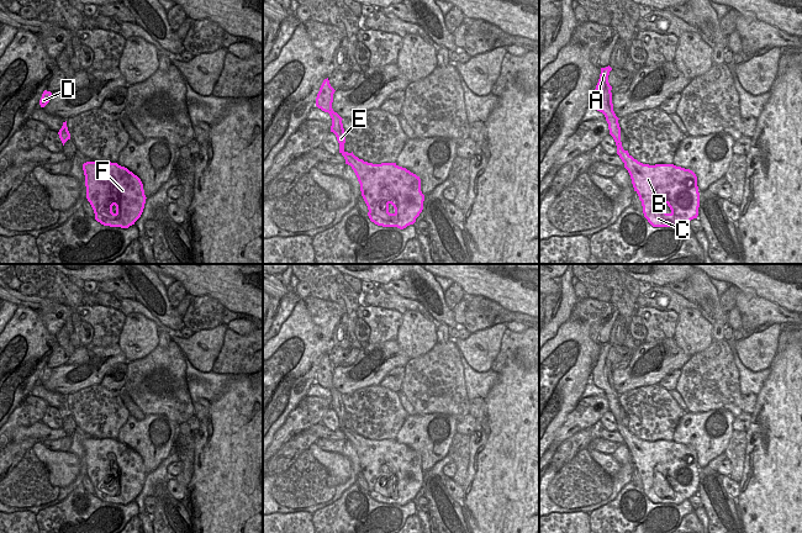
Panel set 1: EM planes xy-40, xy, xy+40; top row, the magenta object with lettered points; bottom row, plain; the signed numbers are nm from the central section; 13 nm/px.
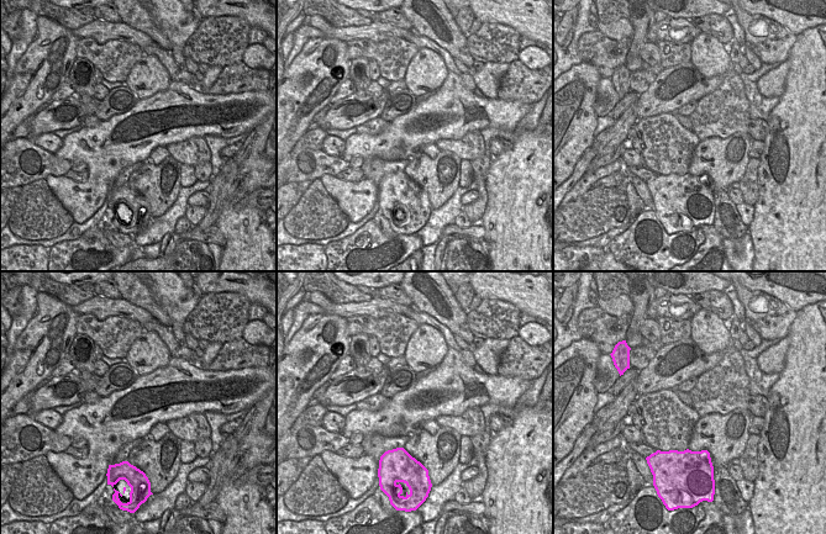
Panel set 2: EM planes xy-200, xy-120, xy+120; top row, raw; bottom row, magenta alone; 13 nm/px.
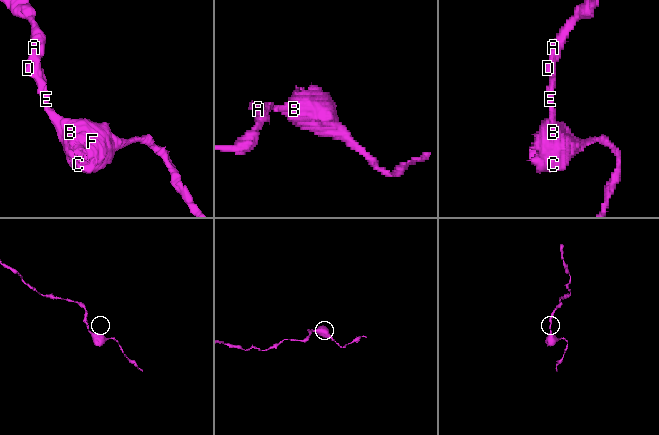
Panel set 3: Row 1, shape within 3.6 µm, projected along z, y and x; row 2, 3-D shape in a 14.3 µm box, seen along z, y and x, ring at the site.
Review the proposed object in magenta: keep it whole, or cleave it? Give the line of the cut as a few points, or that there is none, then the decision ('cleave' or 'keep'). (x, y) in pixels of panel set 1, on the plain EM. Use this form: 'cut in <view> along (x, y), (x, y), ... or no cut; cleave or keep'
no cut; keep

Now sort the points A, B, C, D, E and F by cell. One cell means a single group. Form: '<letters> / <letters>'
A B C D E F

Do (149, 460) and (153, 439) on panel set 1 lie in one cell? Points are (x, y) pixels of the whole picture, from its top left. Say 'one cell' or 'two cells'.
one cell

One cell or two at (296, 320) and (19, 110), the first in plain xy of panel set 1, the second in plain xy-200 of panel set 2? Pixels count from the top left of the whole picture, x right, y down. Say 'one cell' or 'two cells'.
one cell

